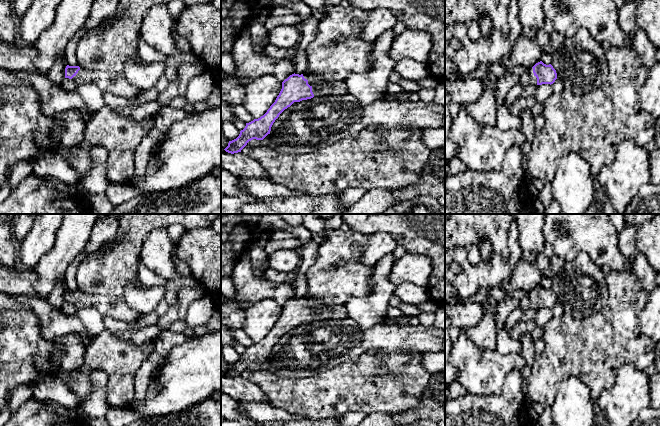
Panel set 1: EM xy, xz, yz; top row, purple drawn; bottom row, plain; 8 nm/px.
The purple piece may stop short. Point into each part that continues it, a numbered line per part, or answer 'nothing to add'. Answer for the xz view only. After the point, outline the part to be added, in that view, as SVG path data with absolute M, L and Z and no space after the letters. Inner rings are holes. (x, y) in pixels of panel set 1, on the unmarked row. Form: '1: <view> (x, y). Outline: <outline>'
1: xz (319, 311). Outline: M303 298L304 302L308 304L308 308L312 311L314 321L331 320L331 319L345 319L348 318L348 311L345 305L336 305L335 307L328 307L321 304L319 301Z

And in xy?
1: xy (114, 307). Outline: M80 291L72 302L78 309L83 307L95 308L102 317L110 317L125 323L134 323L141 318L141 314L133 311L123 297L90 294Z

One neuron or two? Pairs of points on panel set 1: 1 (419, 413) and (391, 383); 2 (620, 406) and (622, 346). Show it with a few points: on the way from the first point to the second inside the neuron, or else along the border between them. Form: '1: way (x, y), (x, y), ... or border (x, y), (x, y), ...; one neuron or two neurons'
1: border (425, 387), (420, 402), (414, 408), (399, 413); two neurons
2: border (643, 370), (624, 363), (616, 372), (609, 387); two neurons

